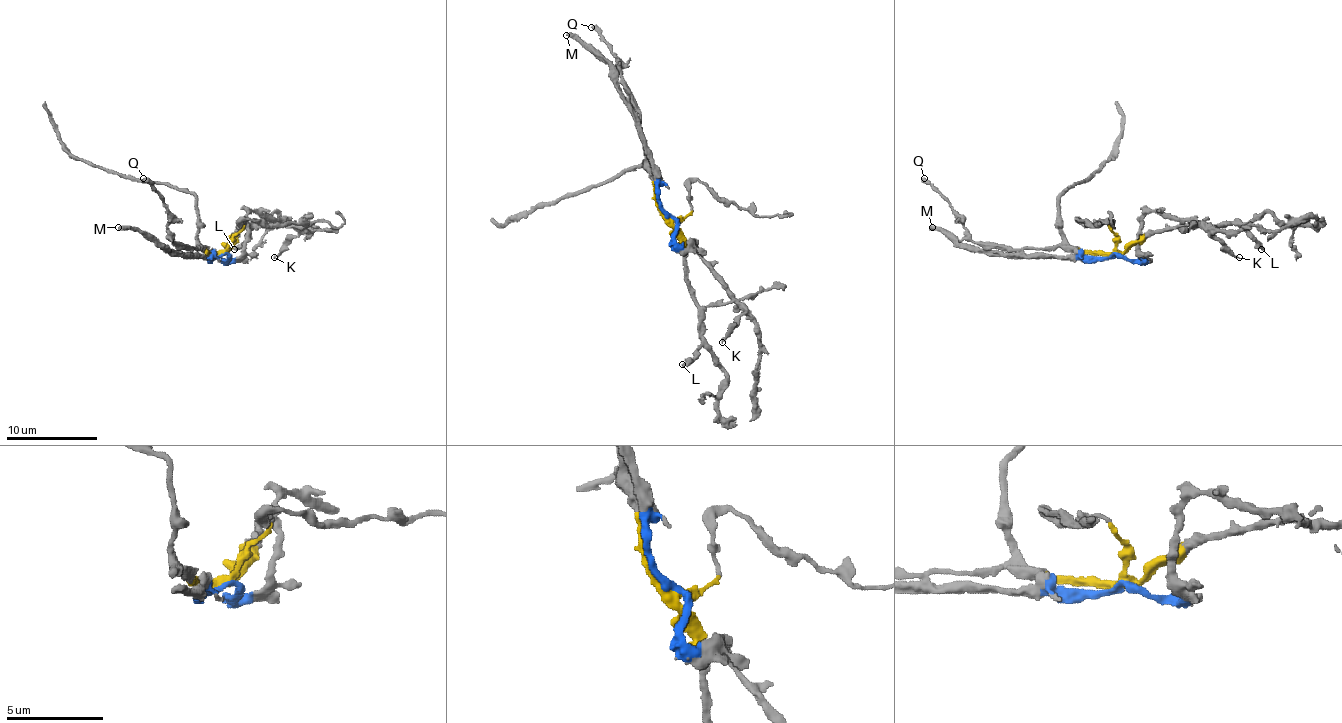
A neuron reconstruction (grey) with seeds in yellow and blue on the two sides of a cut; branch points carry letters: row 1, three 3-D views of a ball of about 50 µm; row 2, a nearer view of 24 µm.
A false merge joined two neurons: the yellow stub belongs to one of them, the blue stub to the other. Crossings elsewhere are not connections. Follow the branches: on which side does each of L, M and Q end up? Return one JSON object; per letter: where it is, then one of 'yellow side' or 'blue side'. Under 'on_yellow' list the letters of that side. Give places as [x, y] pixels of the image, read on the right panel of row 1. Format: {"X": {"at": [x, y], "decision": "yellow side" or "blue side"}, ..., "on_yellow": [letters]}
{"L": {"at": [1261, 249], "decision": "yellow side"}, "M": {"at": [932, 227], "decision": "blue side"}, "Q": {"at": [924, 178], "decision": "yellow side"}, "on_yellow": ["L", "Q"]}

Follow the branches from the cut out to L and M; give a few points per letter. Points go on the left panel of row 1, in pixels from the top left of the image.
L: (220, 255), (241, 225), (255, 225), (248, 237), (234, 248)
M: (220, 255), (198, 257), (170, 251), (138, 230), (117, 228)

